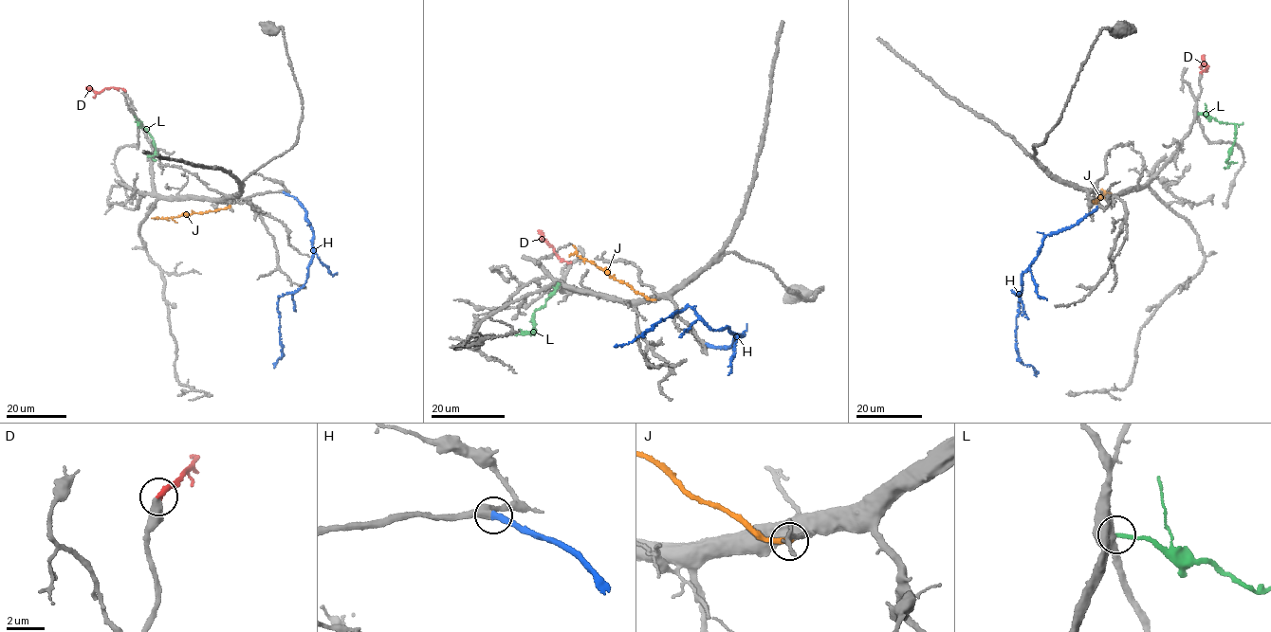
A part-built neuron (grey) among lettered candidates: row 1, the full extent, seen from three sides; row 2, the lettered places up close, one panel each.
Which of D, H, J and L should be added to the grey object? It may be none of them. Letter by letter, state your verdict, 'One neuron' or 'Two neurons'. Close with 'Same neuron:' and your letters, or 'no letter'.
D: One neuron
H: One neuron
J: Two neurons
L: Two neurons
Same neuron: D, H

